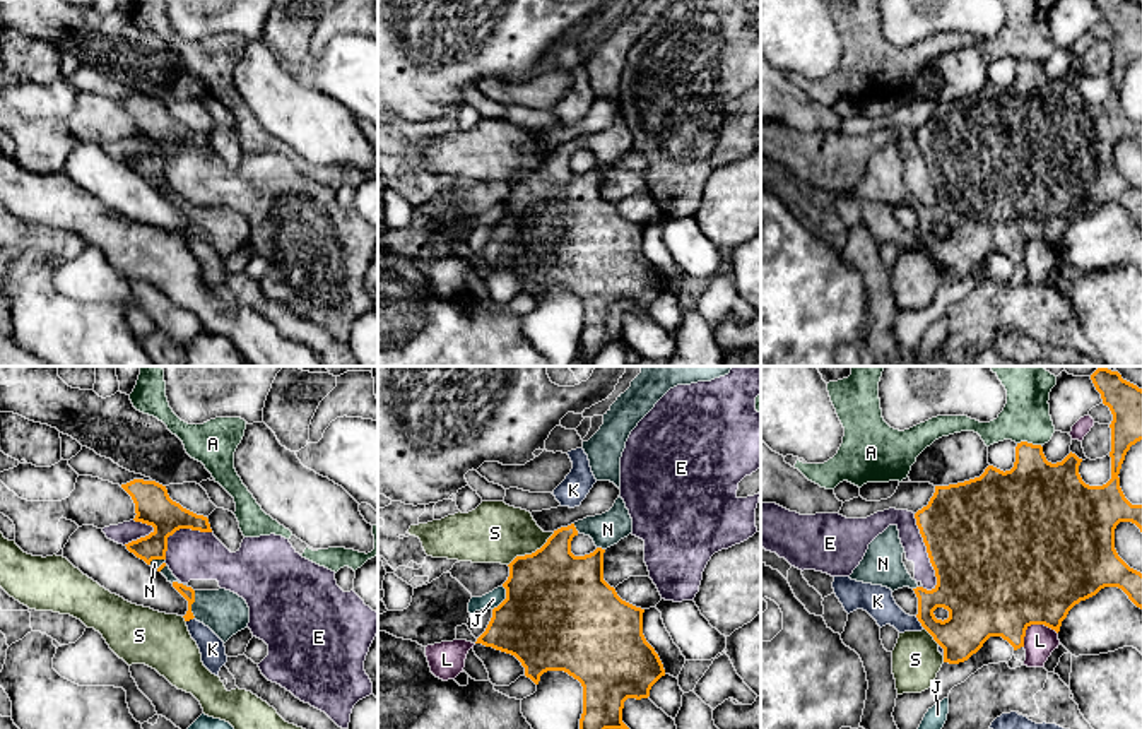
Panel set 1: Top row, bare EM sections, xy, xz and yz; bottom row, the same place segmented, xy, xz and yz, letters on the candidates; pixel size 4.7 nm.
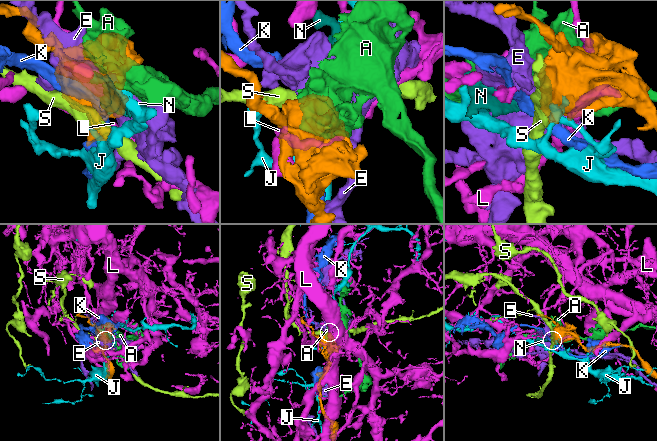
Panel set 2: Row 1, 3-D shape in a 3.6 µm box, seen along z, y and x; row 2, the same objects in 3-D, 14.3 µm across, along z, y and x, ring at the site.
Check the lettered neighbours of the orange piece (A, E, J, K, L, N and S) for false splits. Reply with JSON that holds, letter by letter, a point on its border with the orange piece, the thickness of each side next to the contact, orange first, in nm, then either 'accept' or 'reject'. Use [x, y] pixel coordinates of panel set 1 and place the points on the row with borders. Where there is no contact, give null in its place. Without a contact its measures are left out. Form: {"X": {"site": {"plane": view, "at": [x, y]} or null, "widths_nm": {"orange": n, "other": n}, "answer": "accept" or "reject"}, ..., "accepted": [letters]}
{"A": {"site": {"plane": "yz", "at": [1030, 444]}, "widths_nm": {"orange": 360, "other": 220}, "answer": "reject"}, "E": {"site": {"plane": "yz", "at": [927, 551]}, "widths_nm": {"orange": 500, "other": 100}, "answer": "reject"}, "J": {"site": {"plane": "xz", "at": [506, 598]}, "widths_nm": {"orange": 500, "other": 80}, "answer": "reject"}, "K": {"site": {"plane": "yz", "at": [918, 620]}, "widths_nm": {"orange": 240, "other": 150}, "answer": "reject"}, "L": {"site": {"plane": "yz", "at": [1033, 623]}, "widths_nm": {"orange": 500, "other": 150}, "answer": "reject"}, "N": {"site": {"plane": "xy", "at": [192, 603]}, "widths_nm": {"orange": 60, "other": 200}, "answer": "accept"}, "S": {"site": {"plane": "xz", "at": [532, 553]}, "widths_nm": {"orange": 460, "other": 280}, "answer": "reject"}, "accepted": ["N"]}

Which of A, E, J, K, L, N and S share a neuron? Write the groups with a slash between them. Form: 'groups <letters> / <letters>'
groups A / E / J / K / L / N / S

